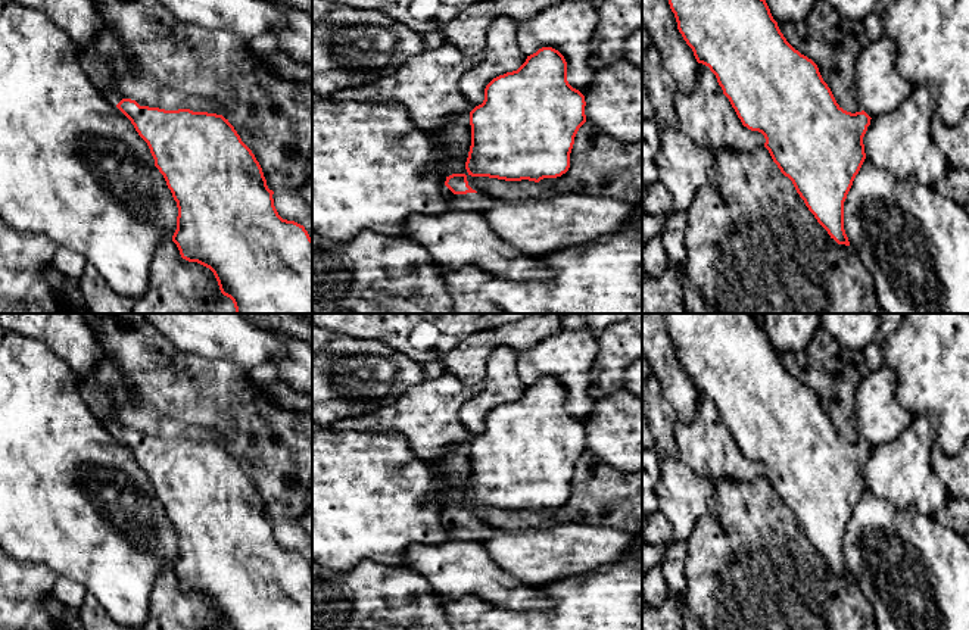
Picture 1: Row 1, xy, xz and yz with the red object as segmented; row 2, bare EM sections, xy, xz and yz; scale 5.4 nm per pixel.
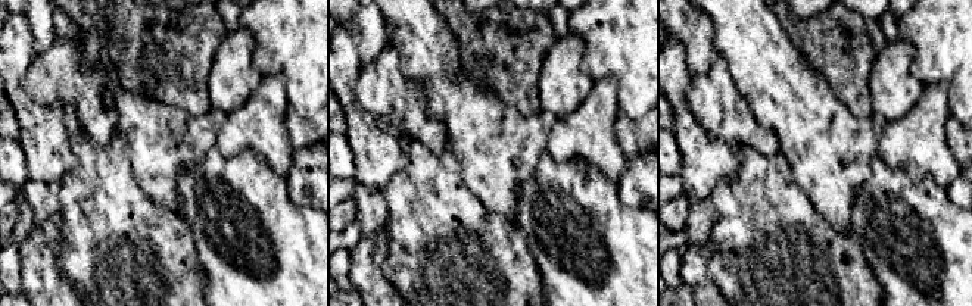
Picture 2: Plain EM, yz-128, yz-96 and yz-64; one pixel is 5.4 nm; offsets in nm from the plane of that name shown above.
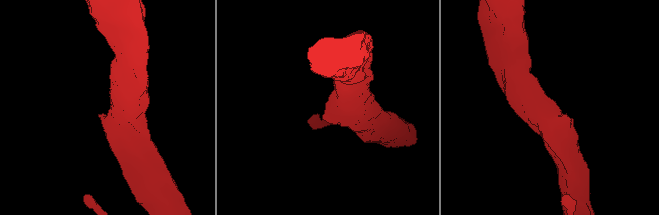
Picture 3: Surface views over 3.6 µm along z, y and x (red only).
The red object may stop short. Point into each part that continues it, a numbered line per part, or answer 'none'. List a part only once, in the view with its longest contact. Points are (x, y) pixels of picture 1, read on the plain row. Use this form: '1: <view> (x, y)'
1: xz (476, 532)

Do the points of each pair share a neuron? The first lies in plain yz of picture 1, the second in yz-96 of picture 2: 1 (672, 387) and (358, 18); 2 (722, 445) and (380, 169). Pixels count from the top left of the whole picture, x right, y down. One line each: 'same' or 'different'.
1: same
2: different

